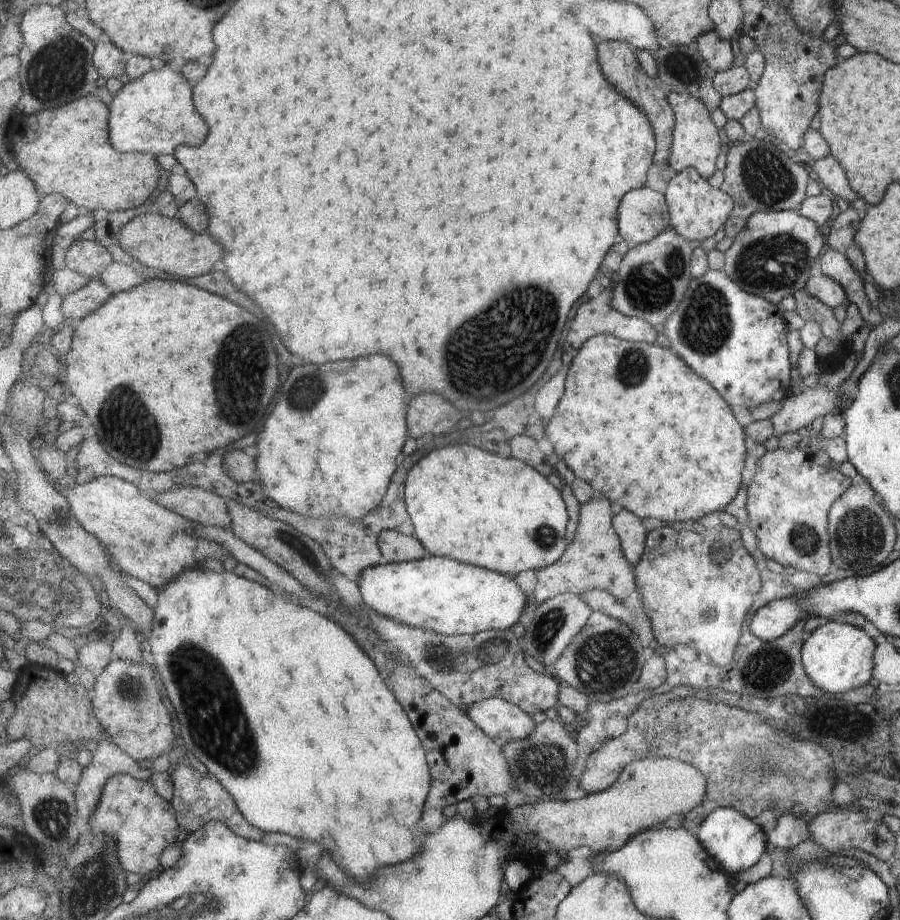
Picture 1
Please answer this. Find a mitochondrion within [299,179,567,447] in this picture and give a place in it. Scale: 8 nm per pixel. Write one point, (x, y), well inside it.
(520, 322)

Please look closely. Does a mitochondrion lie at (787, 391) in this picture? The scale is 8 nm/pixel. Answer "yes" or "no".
no

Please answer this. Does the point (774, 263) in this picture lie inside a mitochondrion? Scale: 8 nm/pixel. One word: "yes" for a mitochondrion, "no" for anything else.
yes

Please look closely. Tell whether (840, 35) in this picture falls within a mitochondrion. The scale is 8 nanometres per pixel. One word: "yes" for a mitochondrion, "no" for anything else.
no

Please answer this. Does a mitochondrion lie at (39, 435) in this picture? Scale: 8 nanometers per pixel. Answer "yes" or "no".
no

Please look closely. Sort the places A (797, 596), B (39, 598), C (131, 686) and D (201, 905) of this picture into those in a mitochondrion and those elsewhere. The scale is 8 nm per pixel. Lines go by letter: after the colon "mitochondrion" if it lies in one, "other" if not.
A: other
B: mitochondrion
C: mitochondrion
D: mitochondrion

